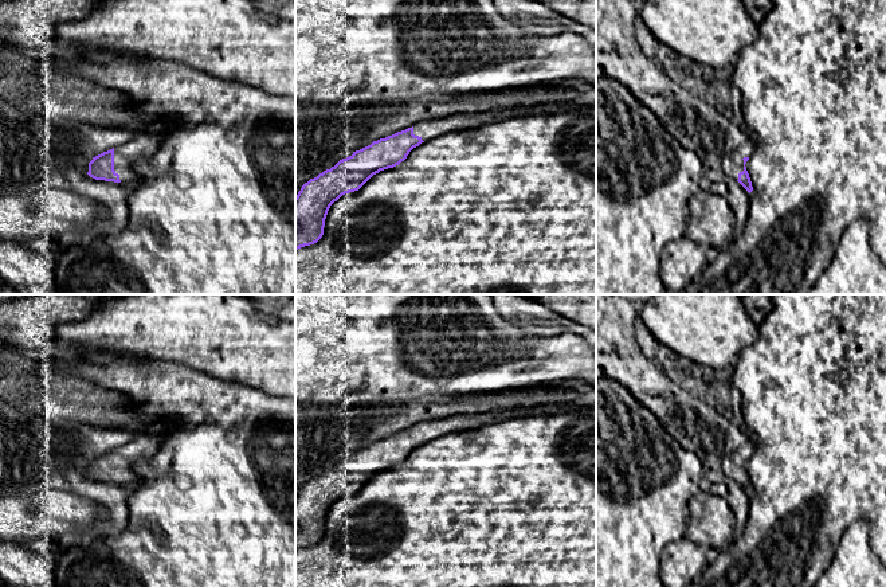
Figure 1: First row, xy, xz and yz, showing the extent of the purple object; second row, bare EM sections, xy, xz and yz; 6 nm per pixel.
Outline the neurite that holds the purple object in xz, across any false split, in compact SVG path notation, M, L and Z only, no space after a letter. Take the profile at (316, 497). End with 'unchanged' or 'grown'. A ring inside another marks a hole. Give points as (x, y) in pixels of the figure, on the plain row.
M552 403L522 408L460 415L442 420L422 422L340 461L330 470L305 484L295 497L295 551L317 544L324 536L330 506L342 496L358 492L373 476L393 469L422 443L444 434L467 431L502 419L561 414L584 408L576 403Z | grown

